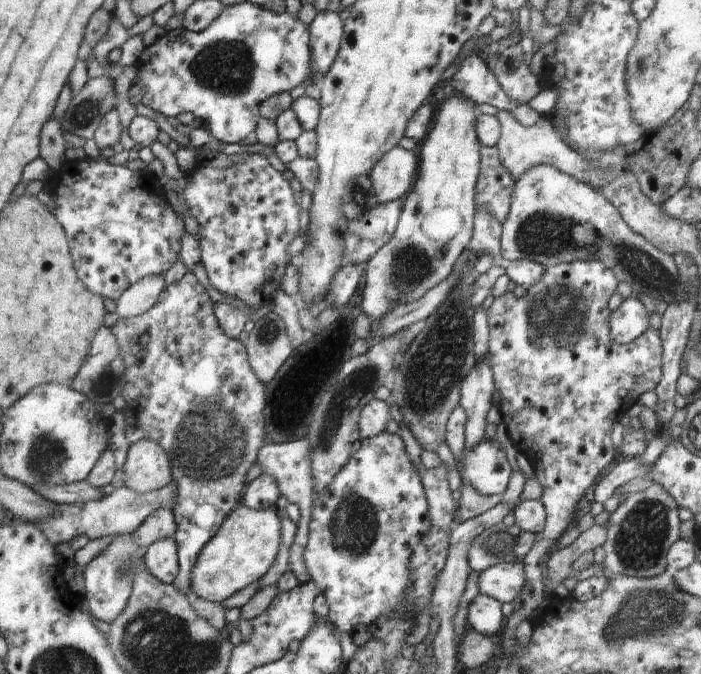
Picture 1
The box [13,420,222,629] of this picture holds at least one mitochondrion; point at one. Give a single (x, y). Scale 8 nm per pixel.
(46, 455)

